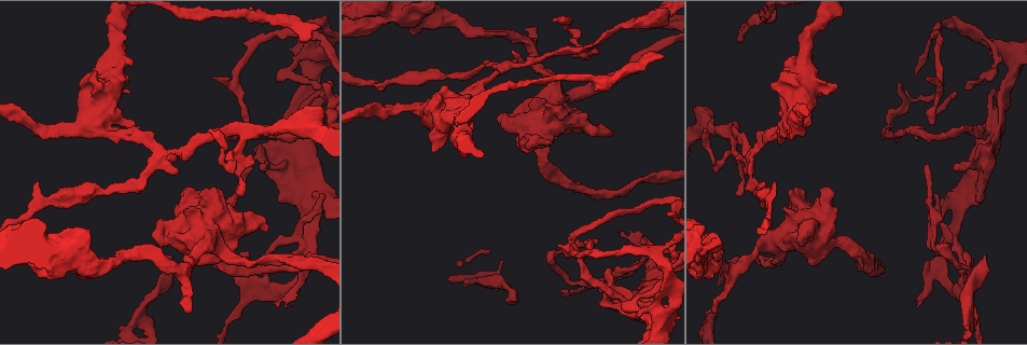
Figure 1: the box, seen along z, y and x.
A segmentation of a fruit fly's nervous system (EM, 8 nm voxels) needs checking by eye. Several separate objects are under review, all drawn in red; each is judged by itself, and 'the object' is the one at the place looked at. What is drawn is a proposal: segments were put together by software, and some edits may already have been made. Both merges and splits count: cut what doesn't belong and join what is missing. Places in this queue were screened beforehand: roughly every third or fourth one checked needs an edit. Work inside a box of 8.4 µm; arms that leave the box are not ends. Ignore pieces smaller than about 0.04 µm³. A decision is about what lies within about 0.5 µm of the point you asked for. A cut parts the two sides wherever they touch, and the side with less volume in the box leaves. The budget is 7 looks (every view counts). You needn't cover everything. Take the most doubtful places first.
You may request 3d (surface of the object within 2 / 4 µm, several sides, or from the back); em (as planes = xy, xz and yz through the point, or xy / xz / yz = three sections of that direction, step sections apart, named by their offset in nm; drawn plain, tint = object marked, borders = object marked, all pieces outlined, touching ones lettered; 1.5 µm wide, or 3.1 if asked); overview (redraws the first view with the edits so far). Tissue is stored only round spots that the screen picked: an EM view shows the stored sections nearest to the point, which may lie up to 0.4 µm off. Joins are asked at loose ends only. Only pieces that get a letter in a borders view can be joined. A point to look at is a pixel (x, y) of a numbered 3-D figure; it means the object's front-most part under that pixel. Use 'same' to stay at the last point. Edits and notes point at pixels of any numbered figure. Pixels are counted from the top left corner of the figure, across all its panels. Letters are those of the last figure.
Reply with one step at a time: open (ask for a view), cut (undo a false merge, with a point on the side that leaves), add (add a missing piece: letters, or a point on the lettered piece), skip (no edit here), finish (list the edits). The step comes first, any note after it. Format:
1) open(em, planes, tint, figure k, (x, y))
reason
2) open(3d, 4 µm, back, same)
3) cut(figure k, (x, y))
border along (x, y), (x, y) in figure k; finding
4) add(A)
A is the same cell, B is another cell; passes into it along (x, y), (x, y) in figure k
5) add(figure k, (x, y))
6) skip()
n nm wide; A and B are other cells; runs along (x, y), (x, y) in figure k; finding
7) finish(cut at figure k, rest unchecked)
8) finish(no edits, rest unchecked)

open(em, planes, tint, figure 1, (264, 231))
an open end

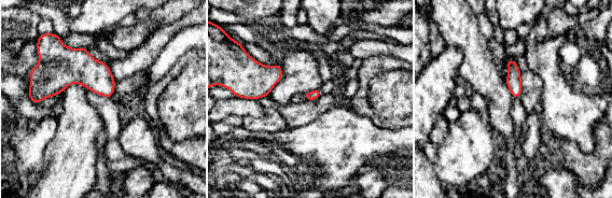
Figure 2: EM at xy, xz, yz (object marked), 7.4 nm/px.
open(em, planes, borders, same)

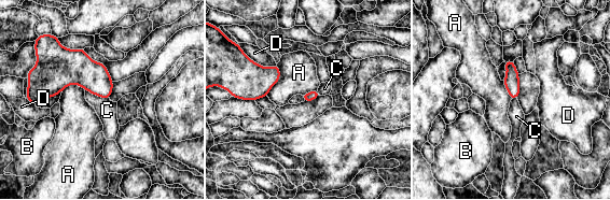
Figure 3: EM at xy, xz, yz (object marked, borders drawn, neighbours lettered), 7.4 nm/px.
skip()
A, B, C and D are other cells; border along (85, 89), (109, 99) in figure 3; no lettered piece goes on from it

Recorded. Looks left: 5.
open(em, xy, step 8, borders, figure 1, (275, 303))
branch stops here

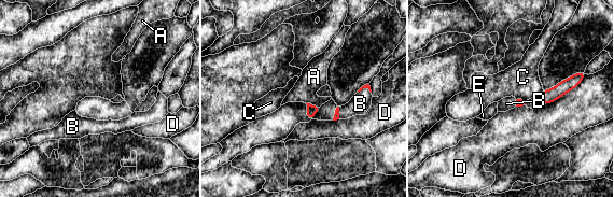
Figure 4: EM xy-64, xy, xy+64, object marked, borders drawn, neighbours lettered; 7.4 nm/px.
open(em, planes, borders, same)

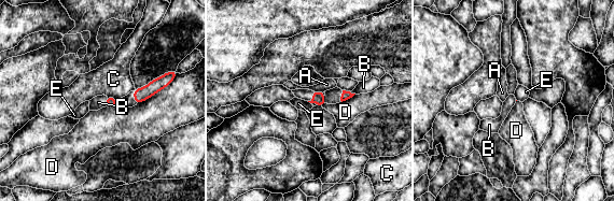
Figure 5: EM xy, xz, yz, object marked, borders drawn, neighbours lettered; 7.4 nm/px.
add(B)
B is the same cell, A, C, D and E are other cells; it goes on there

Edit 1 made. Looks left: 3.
open(em, planes, plain, figure 1, (947, 22))
thin neck

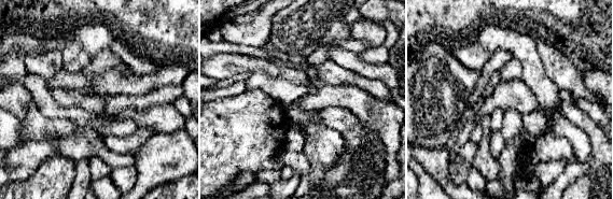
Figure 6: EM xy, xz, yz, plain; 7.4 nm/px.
open(em, planes, tint, same)
where the object lies

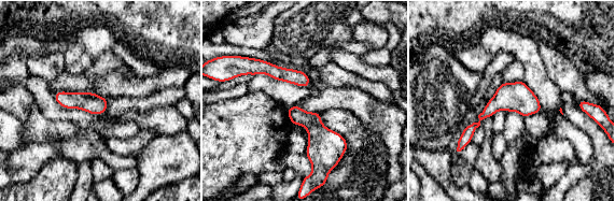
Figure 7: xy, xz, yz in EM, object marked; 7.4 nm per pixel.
open(em, planes, borders, same)

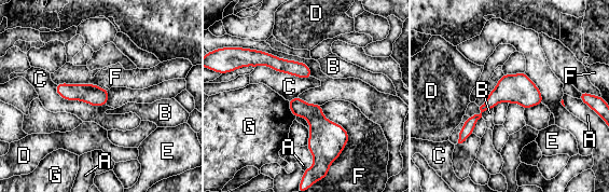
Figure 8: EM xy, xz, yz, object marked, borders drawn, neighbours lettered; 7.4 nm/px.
skip()
A, B, C, D, E, F and G are other cells; runs along (538, 94), (498, 94), (465, 127) in figure 8; continuous, no second neuron

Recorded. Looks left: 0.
finish(add at figure 5, rest unchecked)

